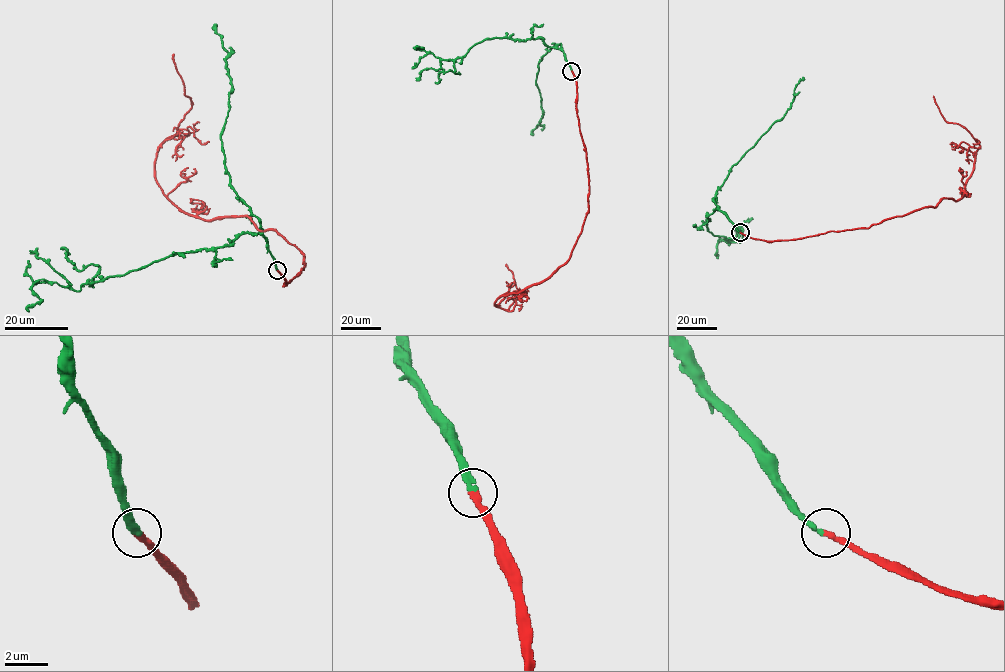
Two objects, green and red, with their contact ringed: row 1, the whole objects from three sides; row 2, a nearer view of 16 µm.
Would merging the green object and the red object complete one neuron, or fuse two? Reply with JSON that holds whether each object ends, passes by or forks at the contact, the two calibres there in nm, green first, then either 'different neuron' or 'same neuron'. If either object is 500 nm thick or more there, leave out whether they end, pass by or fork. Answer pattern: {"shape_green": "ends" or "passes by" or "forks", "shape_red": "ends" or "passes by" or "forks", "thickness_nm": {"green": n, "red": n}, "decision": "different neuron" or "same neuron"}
{"shape_green": "ends", "shape_red": "ends", "thickness_nm": {"green": 320, "red": 280}, "decision": "same neuron"}

